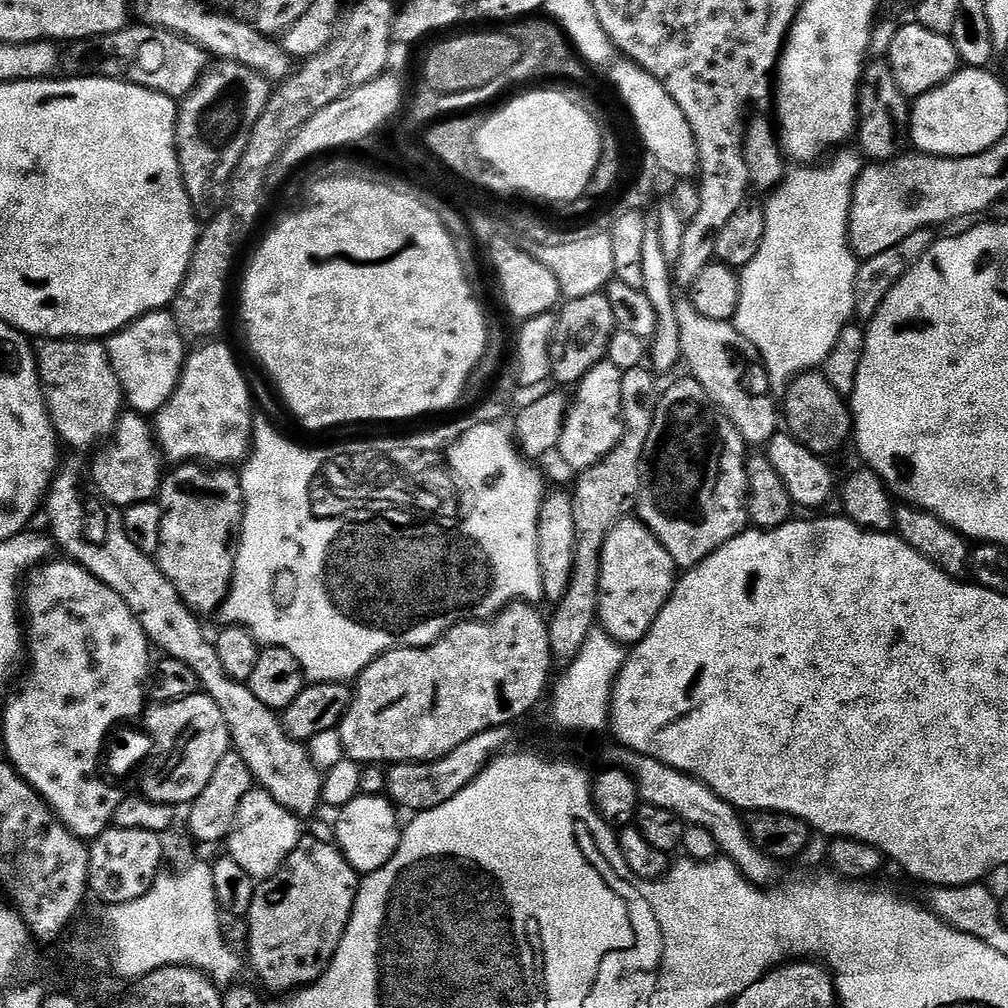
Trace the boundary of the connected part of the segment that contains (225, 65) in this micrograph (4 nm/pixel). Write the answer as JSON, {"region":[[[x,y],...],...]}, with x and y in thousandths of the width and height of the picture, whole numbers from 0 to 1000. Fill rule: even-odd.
{"region":[[[214,60],[207,63],[198,79],[178,100],[175,109],[175,156],[179,159],[179,172],[190,201],[190,209],[199,215],[209,216],[222,205],[236,157],[240,157],[240,149],[244,149],[252,121],[256,121],[260,109],[264,109],[267,94],[268,80],[248,69],[248,65],[240,65],[231,60]]]}

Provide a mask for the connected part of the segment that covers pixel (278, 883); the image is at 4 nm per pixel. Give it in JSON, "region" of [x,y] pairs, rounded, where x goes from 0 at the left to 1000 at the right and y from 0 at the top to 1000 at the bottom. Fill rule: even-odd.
{"region":[[[299,832],[295,840],[283,851],[282,857],[265,873],[254,878],[252,895],[245,907],[246,939],[244,952],[250,955],[254,968],[270,984],[289,986],[312,975],[329,953],[329,948],[341,930],[353,886],[357,884],[358,870],[343,855],[332,836],[321,833]]]}

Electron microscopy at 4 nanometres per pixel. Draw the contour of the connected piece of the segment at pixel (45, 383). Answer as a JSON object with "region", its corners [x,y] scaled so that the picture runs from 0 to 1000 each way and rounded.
{"region":[[[44,335],[35,342],[34,348],[36,365],[40,369],[40,384],[44,387],[44,400],[48,402],[48,414],[52,416],[57,434],[71,444],[94,445],[100,438],[106,438],[115,426],[125,401],[123,388],[109,363],[106,344],[91,335]]]}

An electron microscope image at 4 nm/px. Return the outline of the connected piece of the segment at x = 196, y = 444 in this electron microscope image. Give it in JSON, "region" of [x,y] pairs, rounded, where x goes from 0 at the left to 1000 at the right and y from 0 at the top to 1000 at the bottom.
{"region":[[[202,339],[186,350],[183,358],[183,366],[176,379],[175,386],[165,399],[165,403],[158,405],[153,411],[153,428],[155,430],[155,438],[159,441],[159,447],[162,455],[168,461],[186,460],[188,458],[197,458],[203,462],[234,462],[245,453],[250,439],[250,422],[252,420],[252,412],[250,413],[250,389],[246,386],[246,377],[242,374],[240,366],[234,362],[234,353],[222,341],[210,341],[214,339]]]}

